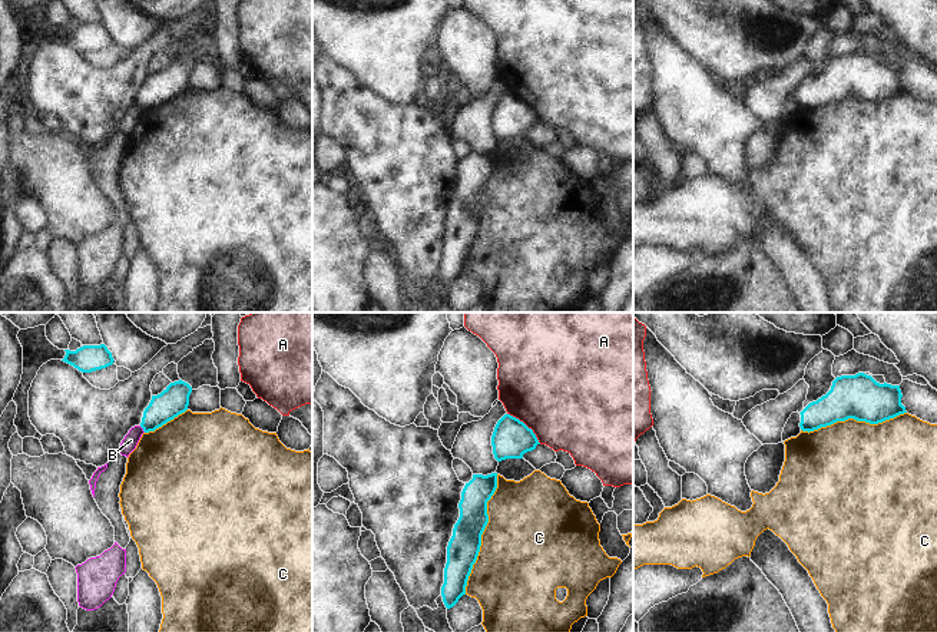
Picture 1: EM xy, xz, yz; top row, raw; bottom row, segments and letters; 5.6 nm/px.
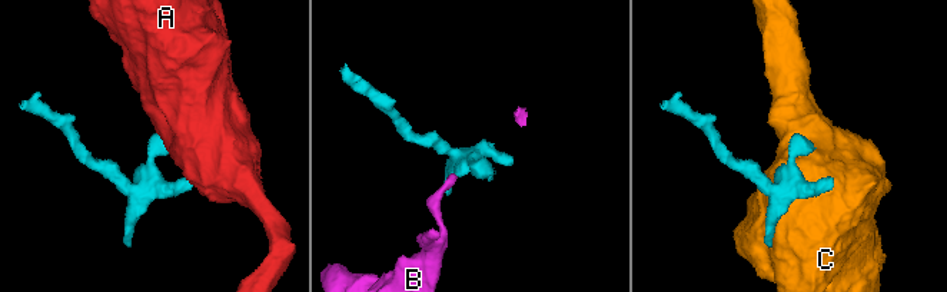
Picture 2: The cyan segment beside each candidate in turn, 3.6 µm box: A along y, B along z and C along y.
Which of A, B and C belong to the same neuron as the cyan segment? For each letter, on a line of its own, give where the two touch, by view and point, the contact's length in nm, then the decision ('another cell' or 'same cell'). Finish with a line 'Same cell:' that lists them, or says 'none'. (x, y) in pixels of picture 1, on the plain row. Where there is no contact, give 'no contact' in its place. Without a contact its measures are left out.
A: meets cyan in xz at (525, 103); contact 260 nm long; another cell
B: meets cyan in xy at (142, 106); contact 50 nm long; another cell
C: meets cyan in xz at (482, 212); contact 700 nm long; another cell
Same cell: none

